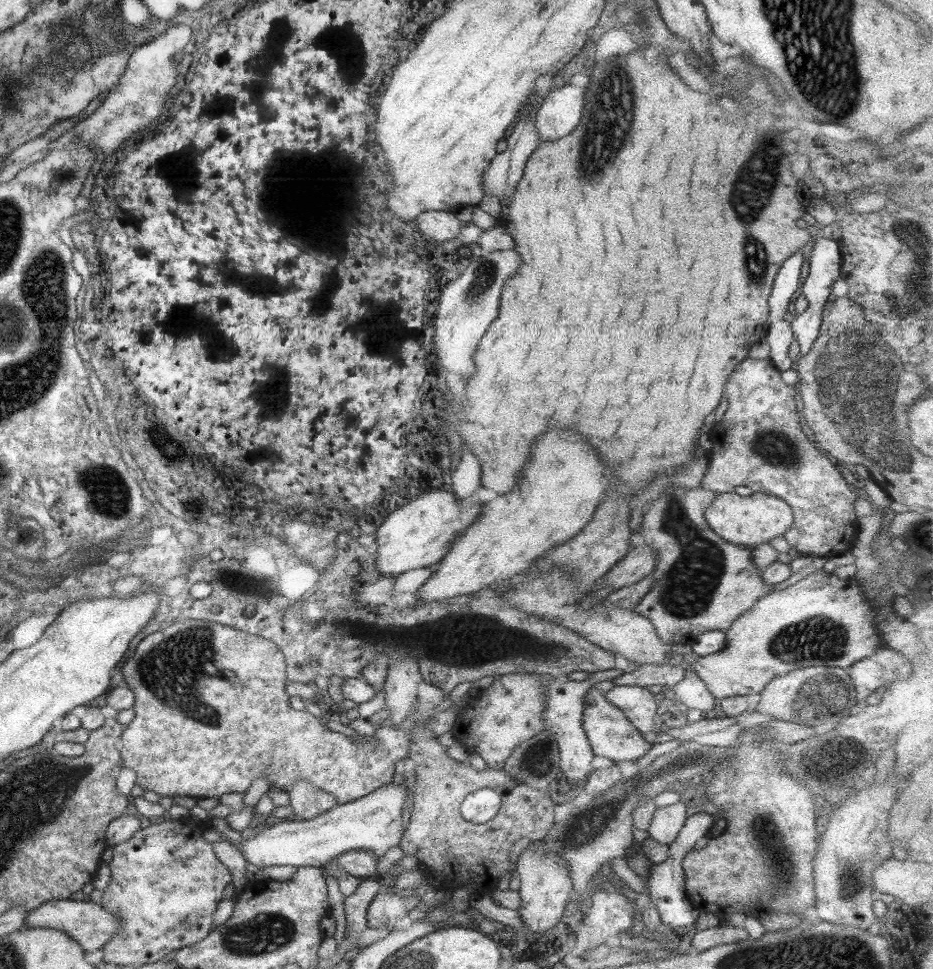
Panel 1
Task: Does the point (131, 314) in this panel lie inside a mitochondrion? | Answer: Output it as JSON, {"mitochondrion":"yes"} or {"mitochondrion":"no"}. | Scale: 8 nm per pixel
{"mitochondrion":"no"}

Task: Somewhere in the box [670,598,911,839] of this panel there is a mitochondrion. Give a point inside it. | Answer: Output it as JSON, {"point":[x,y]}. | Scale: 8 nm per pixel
{"point":[825,640]}

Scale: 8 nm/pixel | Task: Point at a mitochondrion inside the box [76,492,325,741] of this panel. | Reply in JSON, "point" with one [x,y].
{"point":[169,671]}

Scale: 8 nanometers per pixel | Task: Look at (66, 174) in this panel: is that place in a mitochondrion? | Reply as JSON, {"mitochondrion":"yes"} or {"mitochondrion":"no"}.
{"mitochondrion":"yes"}

